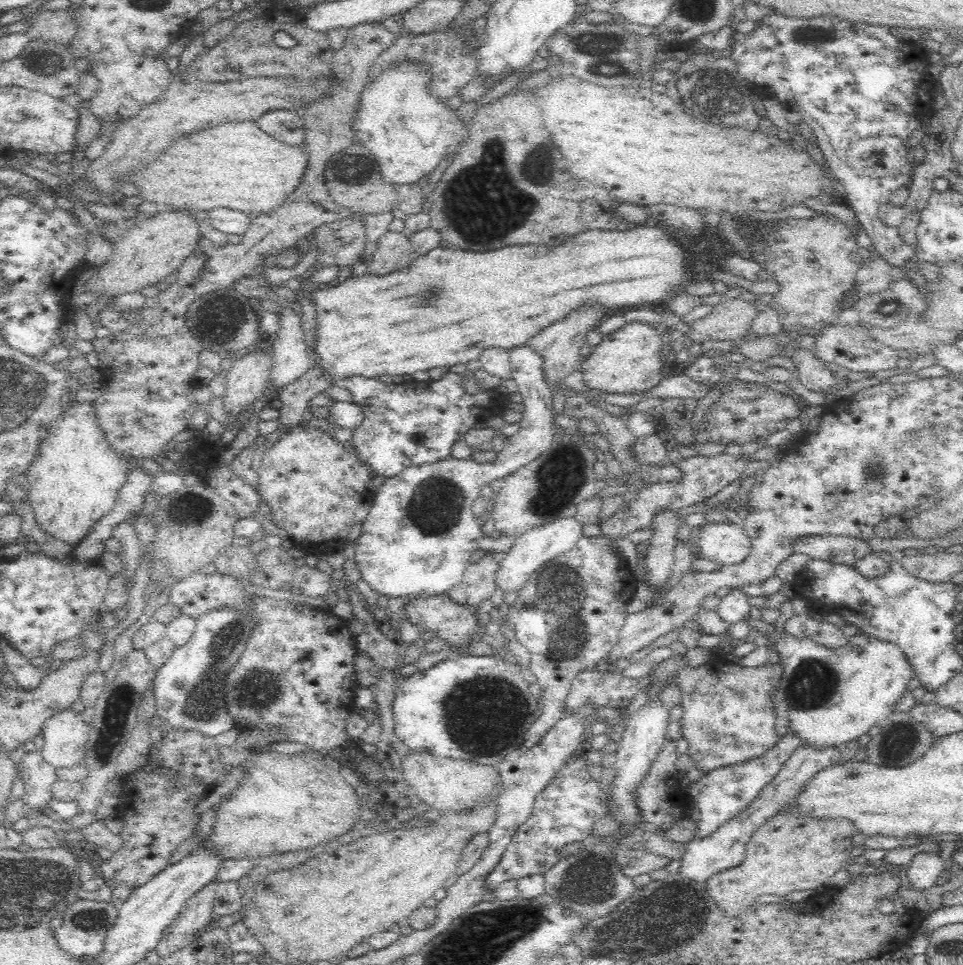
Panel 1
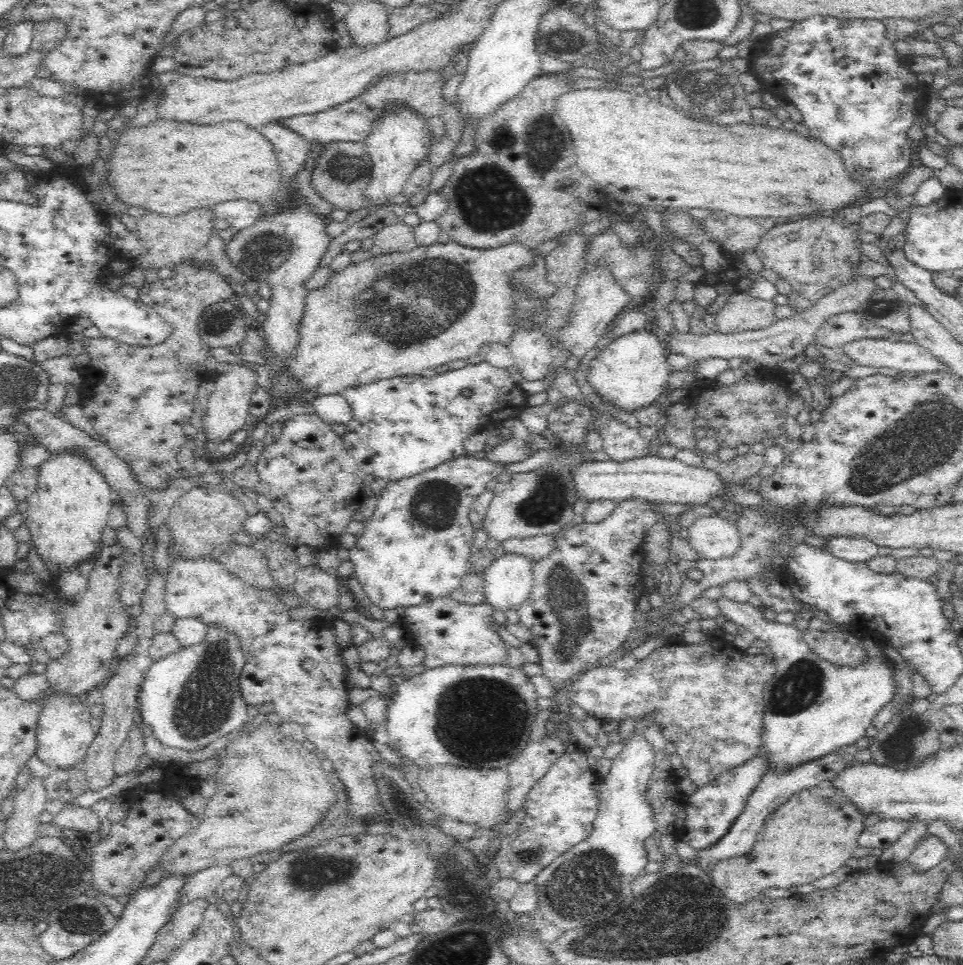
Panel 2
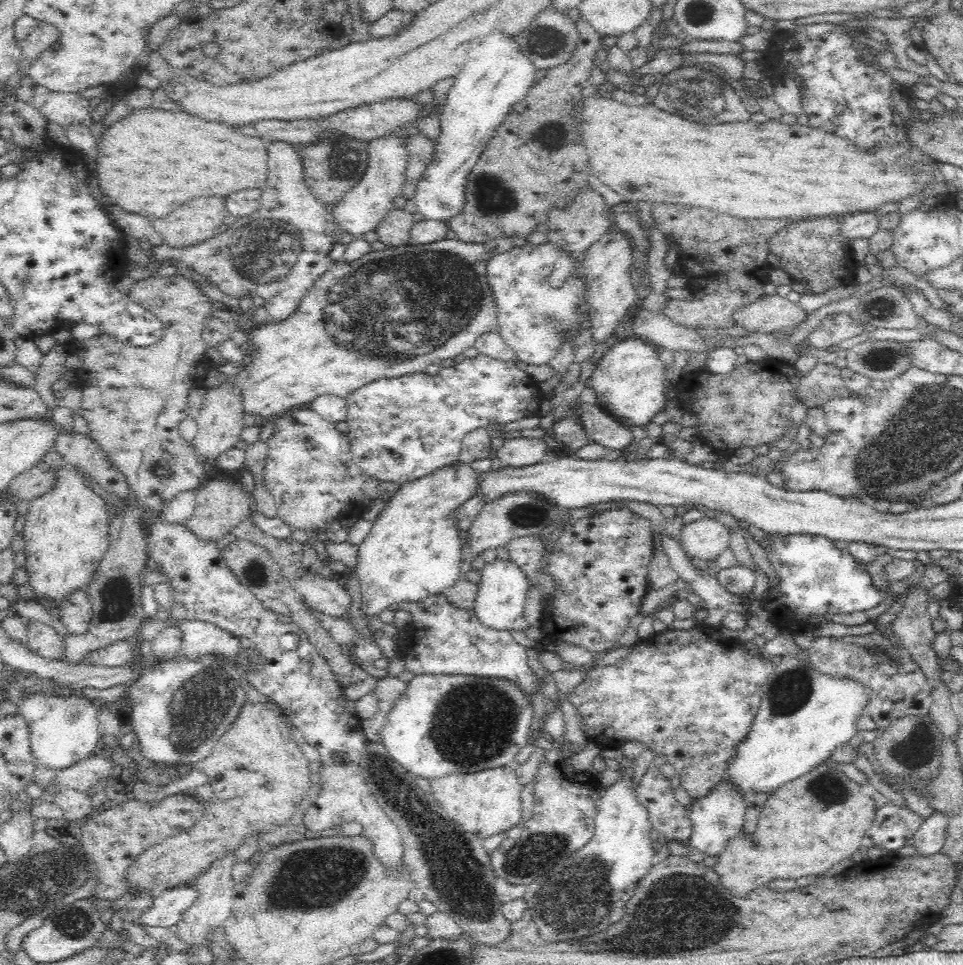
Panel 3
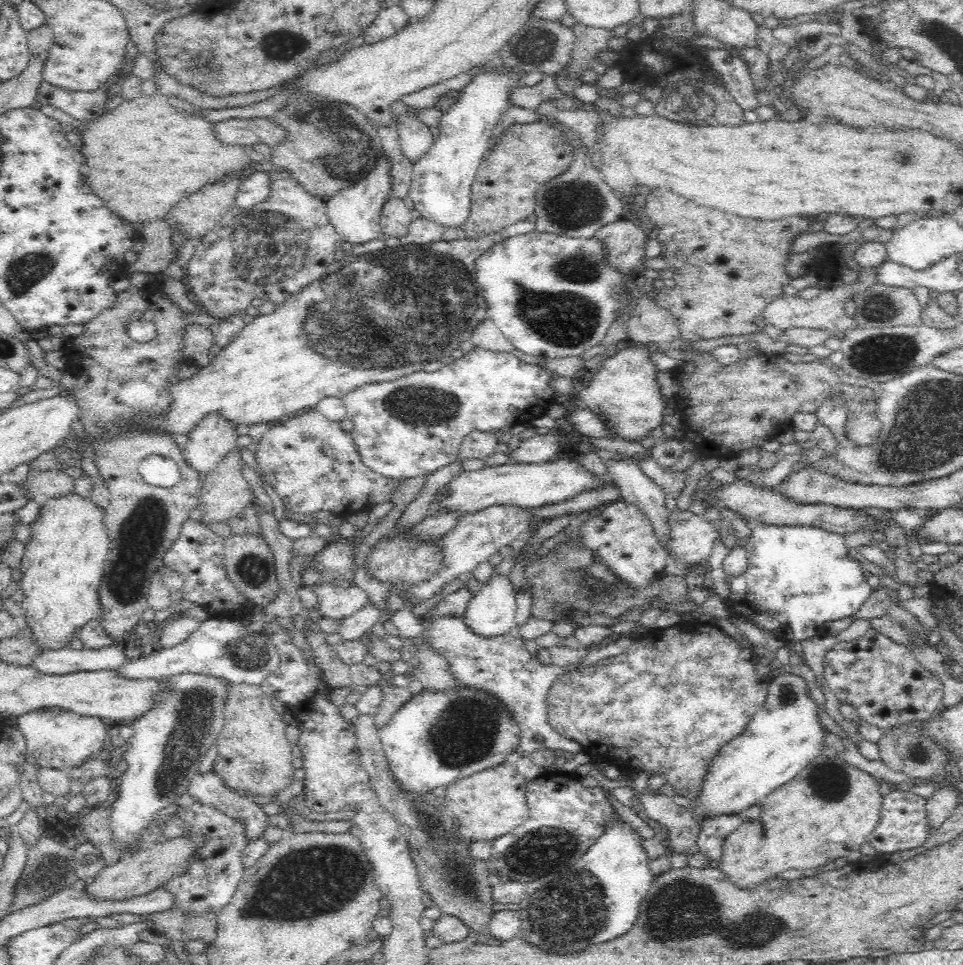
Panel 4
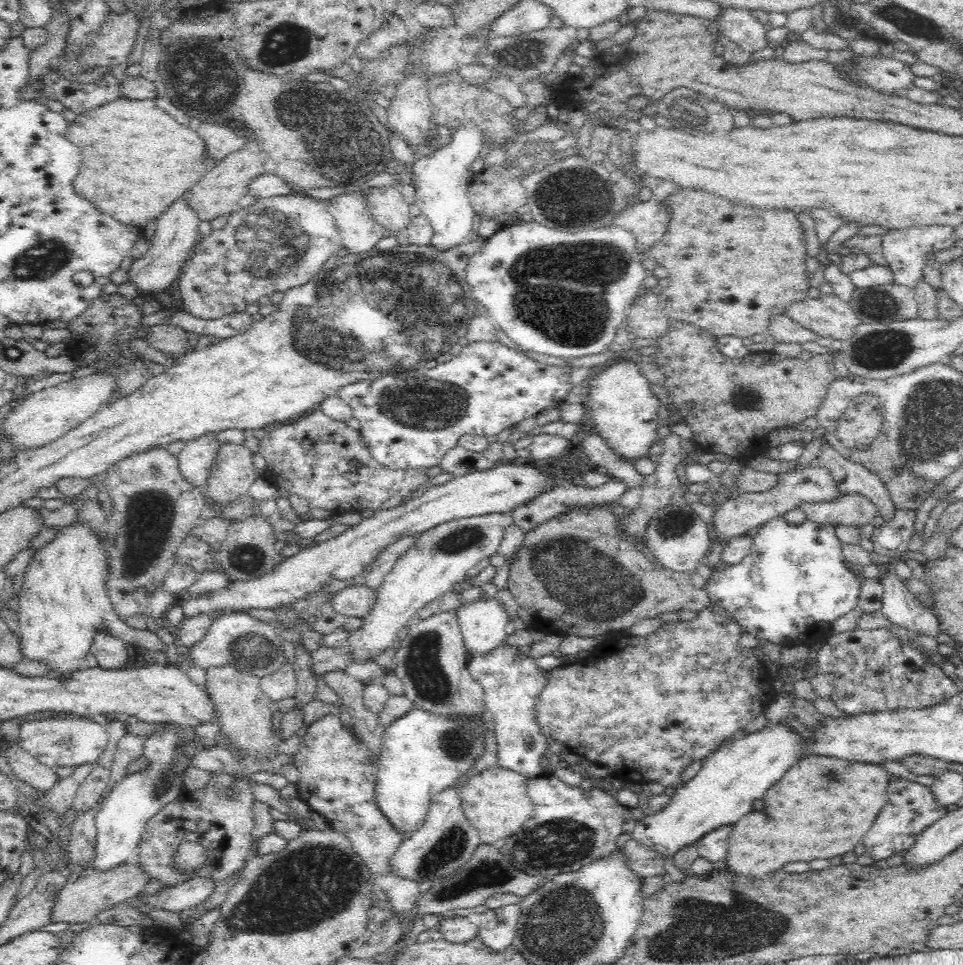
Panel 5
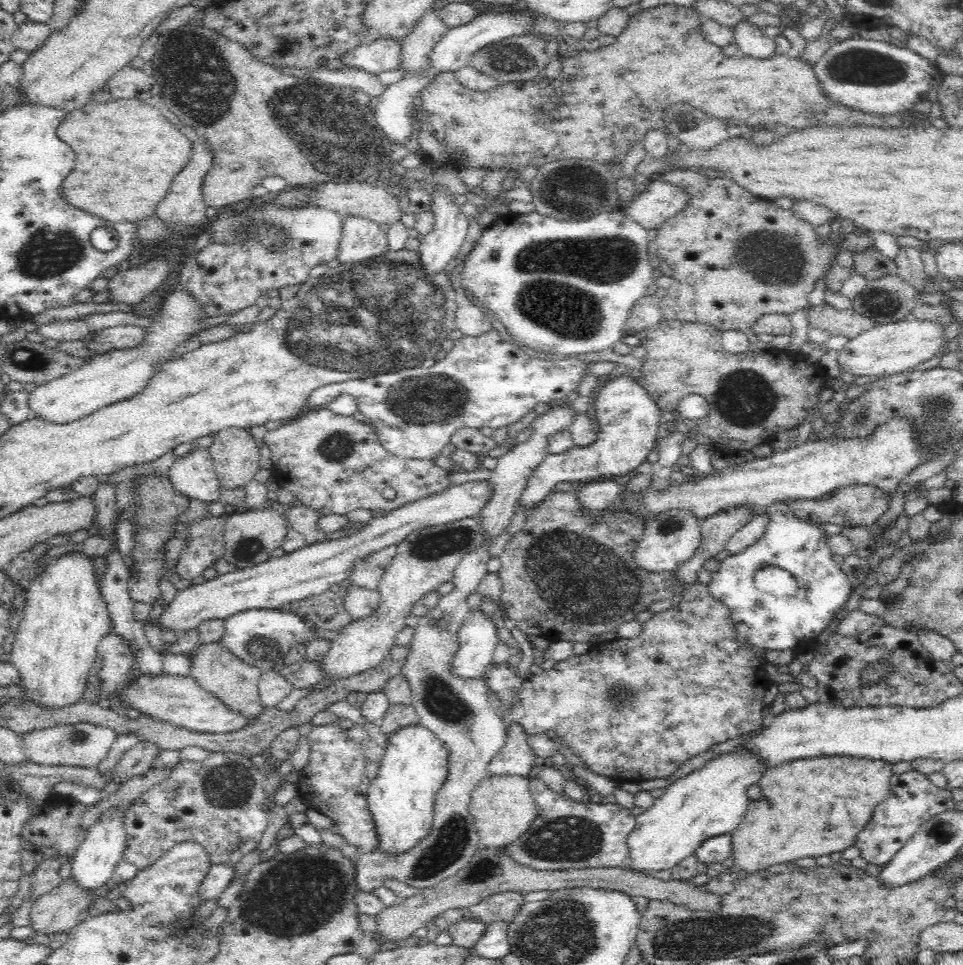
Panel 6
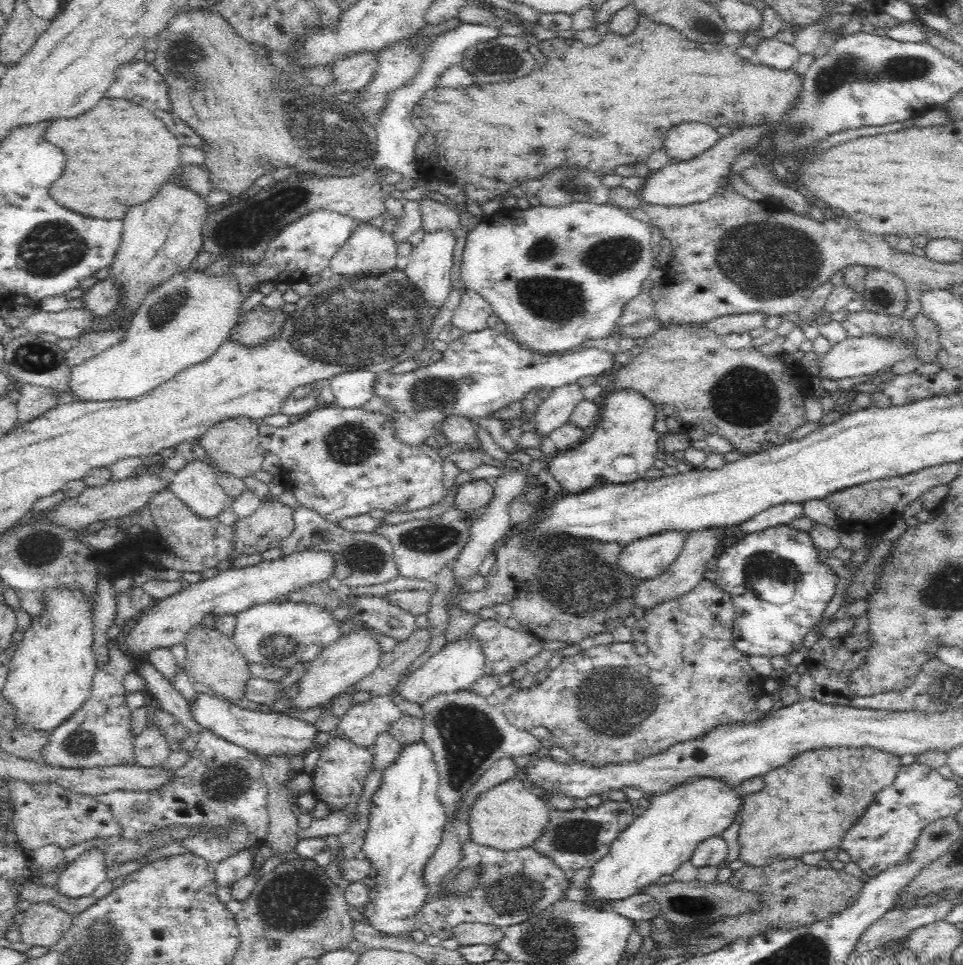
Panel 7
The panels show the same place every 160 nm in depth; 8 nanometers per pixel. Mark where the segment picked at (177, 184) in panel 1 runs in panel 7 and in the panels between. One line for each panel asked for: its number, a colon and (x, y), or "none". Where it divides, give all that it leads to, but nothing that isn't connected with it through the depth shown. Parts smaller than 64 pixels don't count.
2: (168, 167)
3: (151, 162)
4: (144, 156)
5: (136, 160)
6: (127, 154)
7: (120, 154)

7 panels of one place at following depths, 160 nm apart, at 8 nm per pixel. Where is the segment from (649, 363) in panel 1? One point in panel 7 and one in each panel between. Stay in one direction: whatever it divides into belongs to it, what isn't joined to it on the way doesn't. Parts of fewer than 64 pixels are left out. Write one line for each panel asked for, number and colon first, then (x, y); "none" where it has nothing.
2: (632, 371)
3: (629, 381)
4: (625, 394)
5: (625, 412)
6: (628, 417)
7: (625, 427)

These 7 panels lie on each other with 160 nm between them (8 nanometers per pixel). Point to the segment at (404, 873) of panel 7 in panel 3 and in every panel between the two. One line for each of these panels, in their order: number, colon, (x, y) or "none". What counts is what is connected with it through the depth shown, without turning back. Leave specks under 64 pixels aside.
3: (443, 723)
4: (433, 739)
5: (423, 753)
6: (415, 764)

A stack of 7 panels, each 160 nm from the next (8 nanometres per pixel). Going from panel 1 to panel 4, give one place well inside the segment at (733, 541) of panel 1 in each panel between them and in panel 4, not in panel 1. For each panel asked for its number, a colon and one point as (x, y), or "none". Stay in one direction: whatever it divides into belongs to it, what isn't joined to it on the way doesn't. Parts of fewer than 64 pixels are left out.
2: (713, 538)
3: (707, 539)
4: (693, 538)

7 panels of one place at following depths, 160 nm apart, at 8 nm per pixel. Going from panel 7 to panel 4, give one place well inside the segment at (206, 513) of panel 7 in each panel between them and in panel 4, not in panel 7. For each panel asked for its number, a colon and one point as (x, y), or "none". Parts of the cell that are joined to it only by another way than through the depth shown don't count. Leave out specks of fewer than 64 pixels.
4: (211, 439)
5: (197, 457)
6: (192, 474)

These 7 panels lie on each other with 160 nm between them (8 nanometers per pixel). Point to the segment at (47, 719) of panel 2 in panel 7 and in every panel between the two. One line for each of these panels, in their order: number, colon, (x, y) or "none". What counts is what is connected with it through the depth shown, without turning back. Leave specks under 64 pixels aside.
3: (63, 730)
4: (60, 739)
5: (54, 740)
6: (84, 745)
7: (98, 734)

